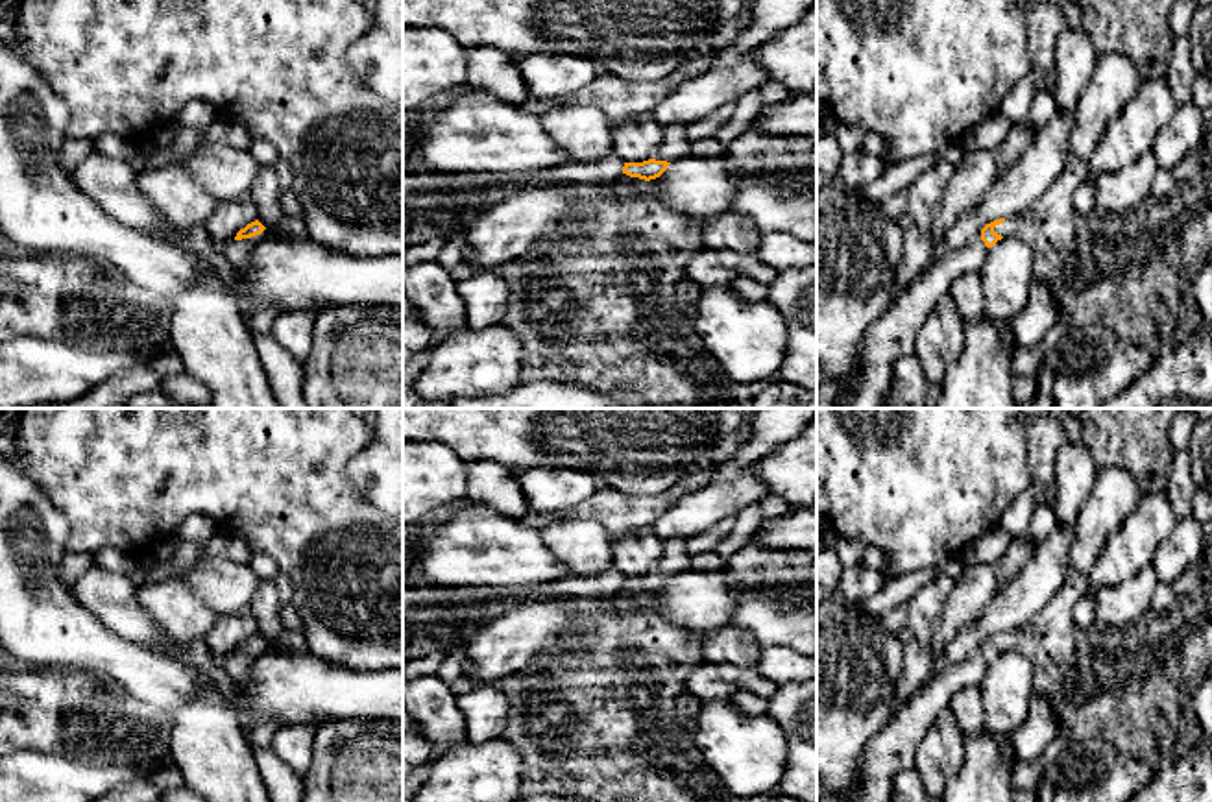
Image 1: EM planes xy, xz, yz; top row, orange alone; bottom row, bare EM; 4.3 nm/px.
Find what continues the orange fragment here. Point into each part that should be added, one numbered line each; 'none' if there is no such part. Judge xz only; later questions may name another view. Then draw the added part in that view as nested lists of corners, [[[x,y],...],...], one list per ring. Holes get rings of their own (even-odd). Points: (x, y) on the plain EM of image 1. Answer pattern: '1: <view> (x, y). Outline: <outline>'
1: xz (675, 558). Outline: [[[673,538],[669,541],[663,541],[663,554],[650,573],[673,577],[689,567],[691,556],[687,554],[685,540]]]
2: xz (623, 603). Outline: [[[621,588],[612,601],[612,612],[617,612],[621,615],[643,614],[643,610],[636,606],[639,595],[639,591]]]

